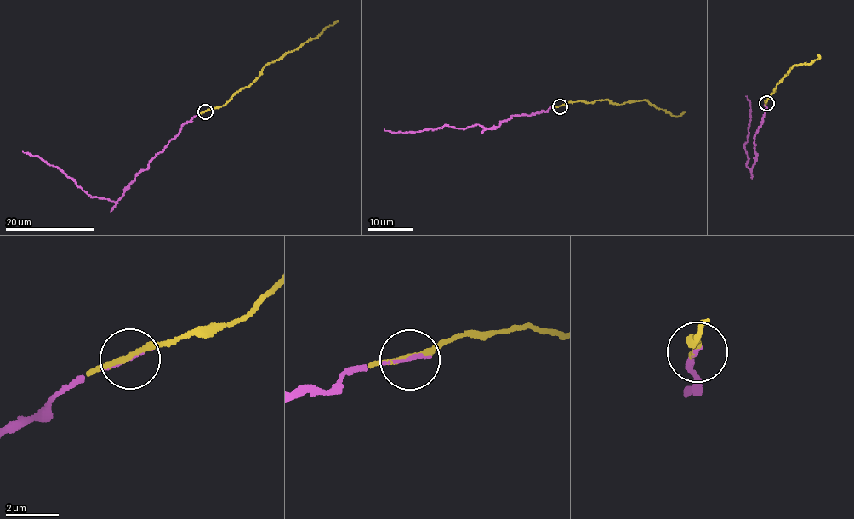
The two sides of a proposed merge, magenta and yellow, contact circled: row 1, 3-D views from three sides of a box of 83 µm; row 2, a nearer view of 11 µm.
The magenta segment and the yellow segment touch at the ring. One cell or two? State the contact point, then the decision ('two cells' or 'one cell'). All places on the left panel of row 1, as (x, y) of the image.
(205, 111) | one cell

